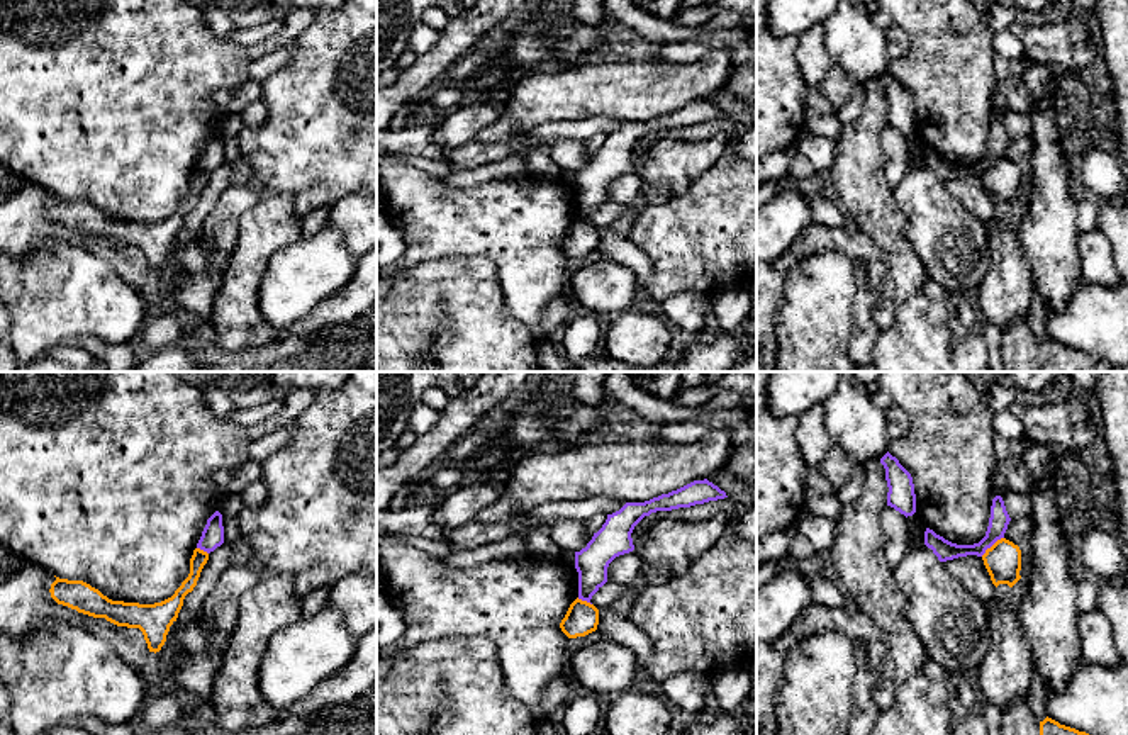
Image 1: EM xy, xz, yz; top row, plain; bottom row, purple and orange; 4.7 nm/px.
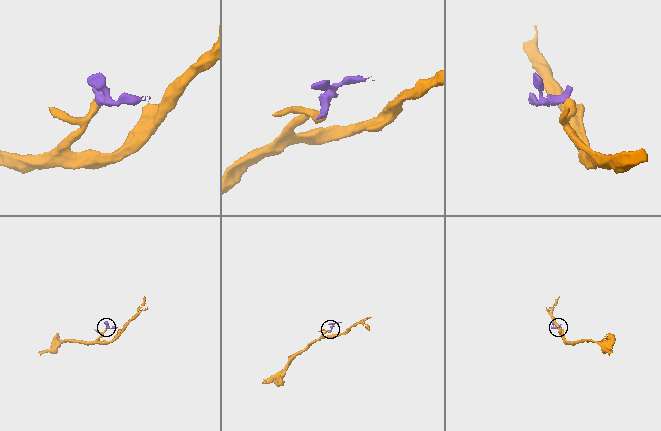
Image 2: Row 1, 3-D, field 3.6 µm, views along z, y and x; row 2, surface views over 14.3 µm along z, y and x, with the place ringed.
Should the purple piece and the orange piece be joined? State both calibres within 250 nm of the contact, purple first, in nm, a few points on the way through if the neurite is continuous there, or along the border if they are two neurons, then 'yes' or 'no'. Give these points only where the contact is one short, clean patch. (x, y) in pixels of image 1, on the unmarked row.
100 nm thick on the purple side, 180 nm on the other; border along yz (1003, 157), (981, 175); no

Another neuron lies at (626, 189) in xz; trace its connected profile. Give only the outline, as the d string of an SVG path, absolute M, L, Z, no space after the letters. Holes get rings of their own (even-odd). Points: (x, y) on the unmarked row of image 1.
M634 171L616 177L607 187L607 202L624 205L626 209L643 202L641 183L643 178Z

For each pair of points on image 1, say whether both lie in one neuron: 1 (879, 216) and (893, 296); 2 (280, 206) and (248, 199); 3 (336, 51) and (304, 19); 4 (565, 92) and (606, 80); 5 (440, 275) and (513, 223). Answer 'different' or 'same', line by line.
1: same
2: different
3: different
4: same
5: different

